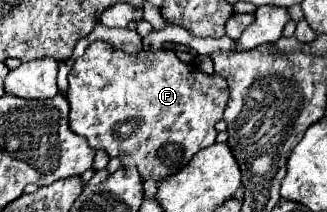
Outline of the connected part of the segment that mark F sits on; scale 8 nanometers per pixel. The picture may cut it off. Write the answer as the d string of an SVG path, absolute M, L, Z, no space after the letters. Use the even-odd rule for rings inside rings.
M92 42L84 56L76 58L72 72L68 74L66 98L70 104L68 124L72 132L84 136L94 150L104 150L110 158L118 156L122 166L136 166L142 180L160 180L188 164L200 148L214 144L218 134L214 124L222 120L228 88L226 80L222 80L218 74L208 76L196 66L190 68L188 64L180 62L174 50L142 50L138 54L126 54L108 42Z

